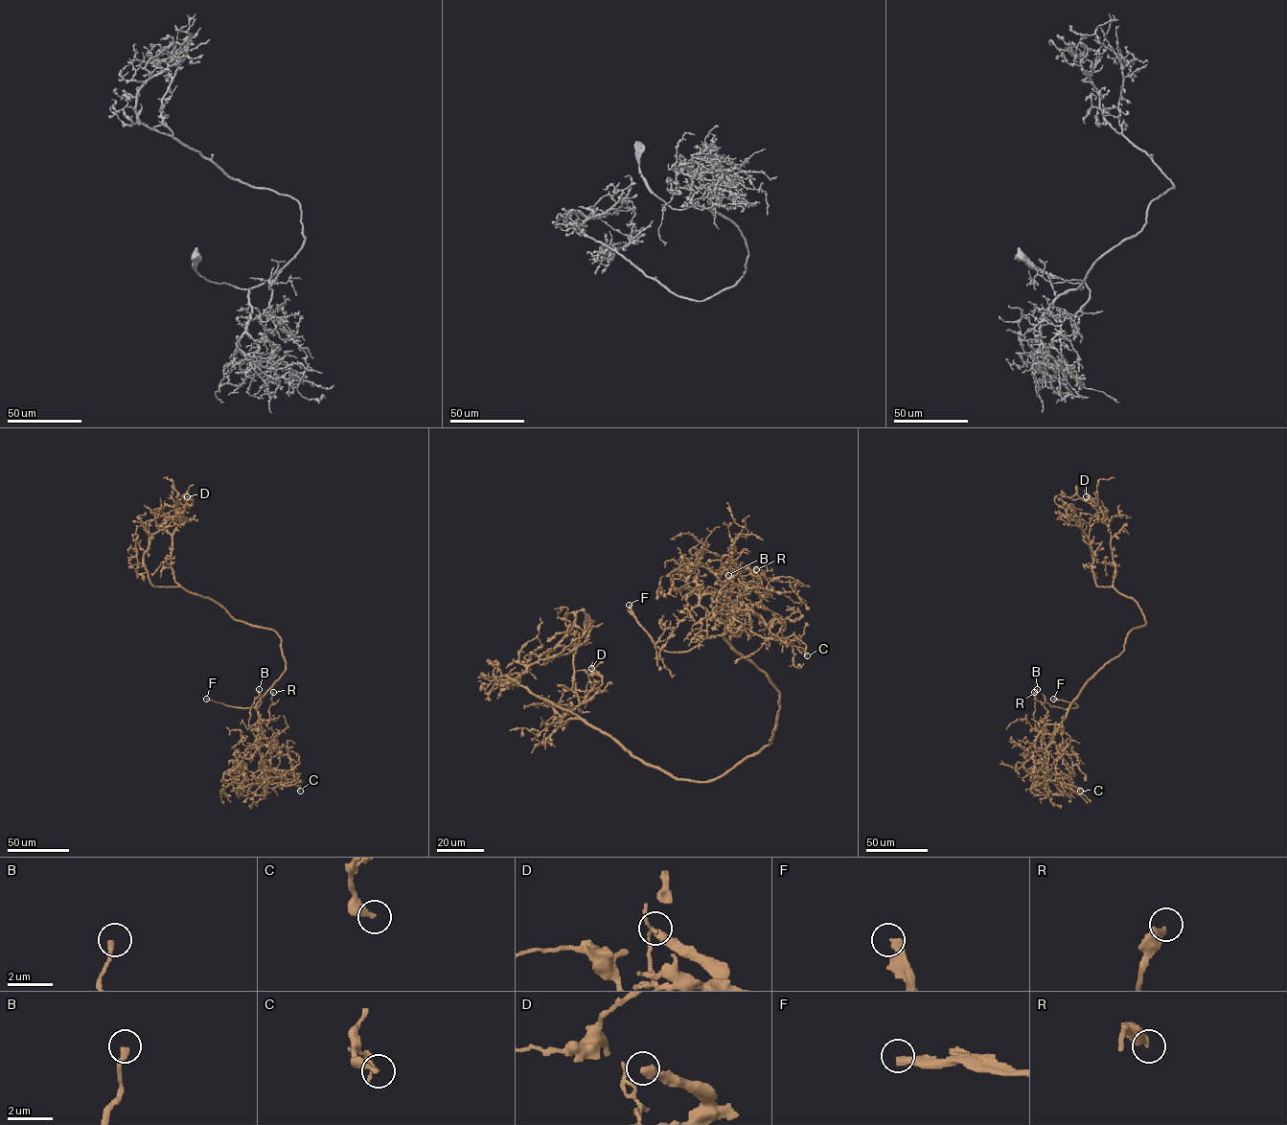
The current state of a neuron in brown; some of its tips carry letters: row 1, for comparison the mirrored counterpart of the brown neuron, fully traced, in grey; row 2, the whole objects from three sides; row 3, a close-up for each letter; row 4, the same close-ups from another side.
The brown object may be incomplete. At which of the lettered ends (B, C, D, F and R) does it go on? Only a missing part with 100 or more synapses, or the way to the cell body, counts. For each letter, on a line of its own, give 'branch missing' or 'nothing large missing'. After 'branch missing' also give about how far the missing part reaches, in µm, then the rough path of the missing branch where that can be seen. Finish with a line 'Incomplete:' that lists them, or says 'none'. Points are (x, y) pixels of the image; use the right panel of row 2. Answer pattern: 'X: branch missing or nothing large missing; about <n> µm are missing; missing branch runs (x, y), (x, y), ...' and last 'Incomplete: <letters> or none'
B: nothing large missing
C: nothing large missing
D: branch missing; about 35 µm are missing; missing branch runs (1086, 496), (1082, 492), (1086, 481), (1100, 475)
F: branch missing; about 25 µm are missing
R: nothing large missing
Incomplete: D, F

